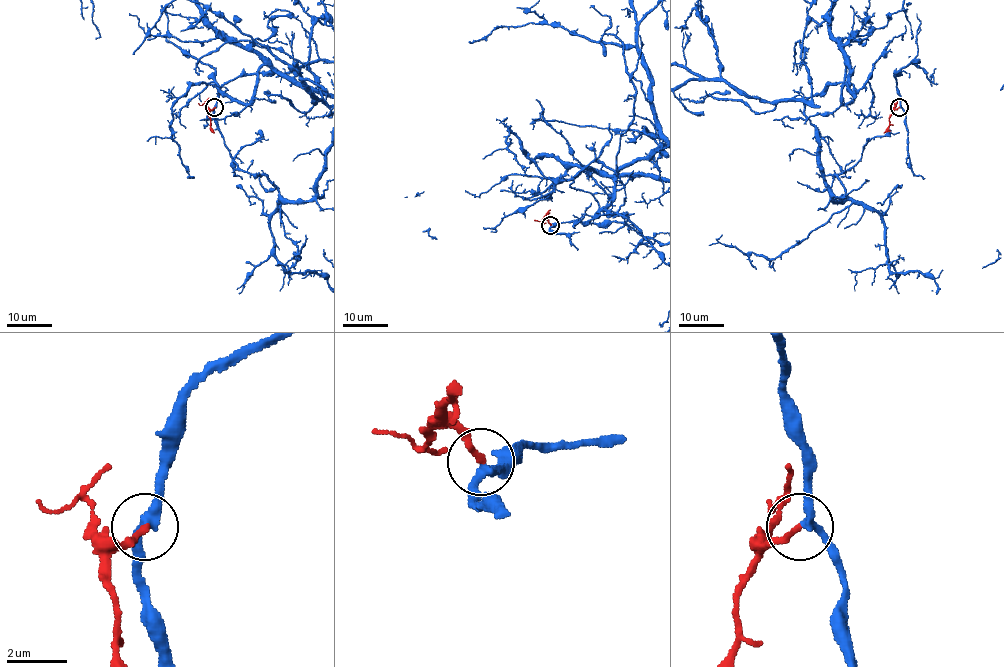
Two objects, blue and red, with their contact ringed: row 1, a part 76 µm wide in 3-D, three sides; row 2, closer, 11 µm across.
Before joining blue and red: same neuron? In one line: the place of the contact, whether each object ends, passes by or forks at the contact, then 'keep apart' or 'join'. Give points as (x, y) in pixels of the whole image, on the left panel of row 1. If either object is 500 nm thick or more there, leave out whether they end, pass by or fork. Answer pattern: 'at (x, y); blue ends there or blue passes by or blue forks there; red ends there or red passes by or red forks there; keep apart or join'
at (214, 107); blue passes by; red ends there; join

